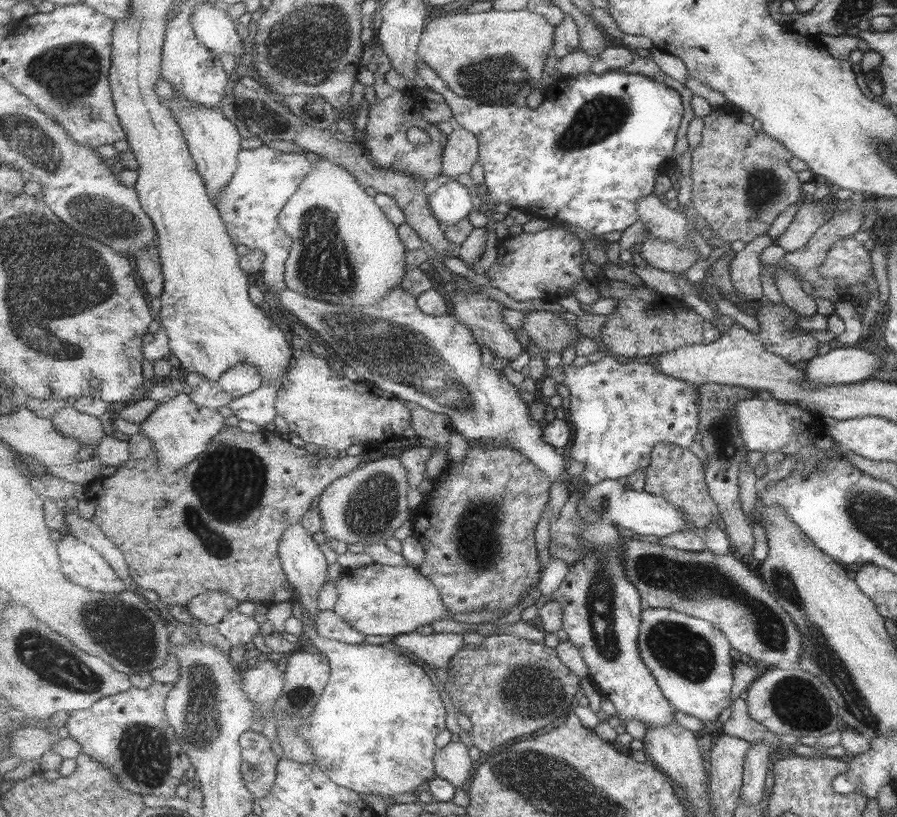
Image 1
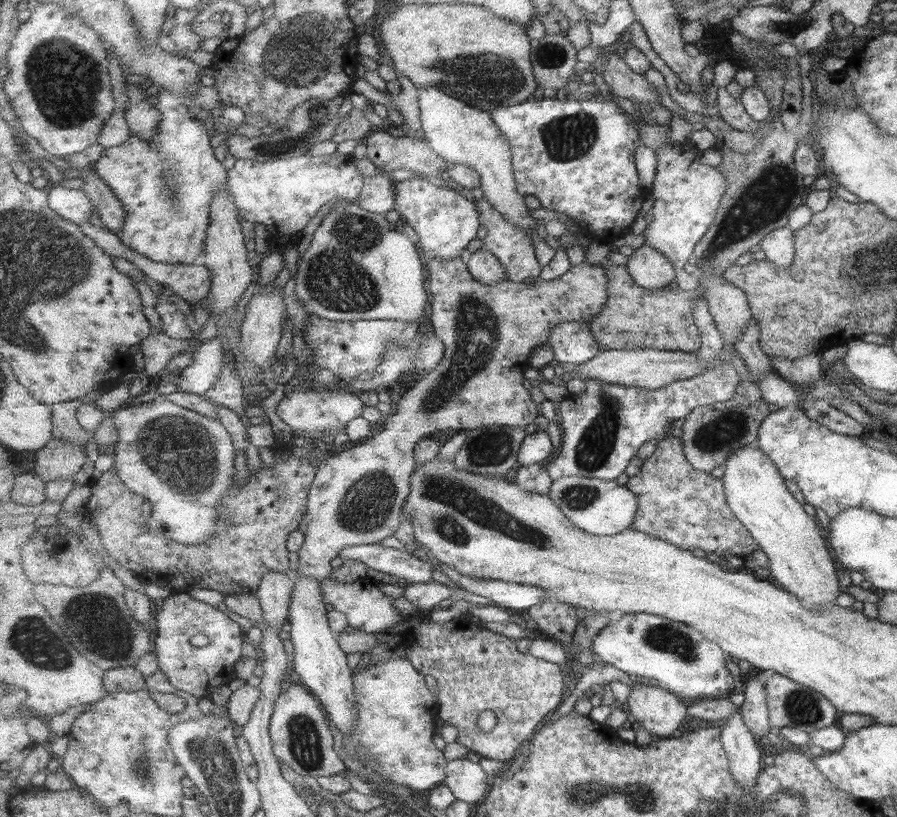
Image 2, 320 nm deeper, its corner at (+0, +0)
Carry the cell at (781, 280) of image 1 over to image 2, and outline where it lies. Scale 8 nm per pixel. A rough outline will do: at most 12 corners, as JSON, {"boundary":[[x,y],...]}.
{"boundary":[[788,226],[773,229],[762,243],[770,266],[788,267],[794,238]]}

